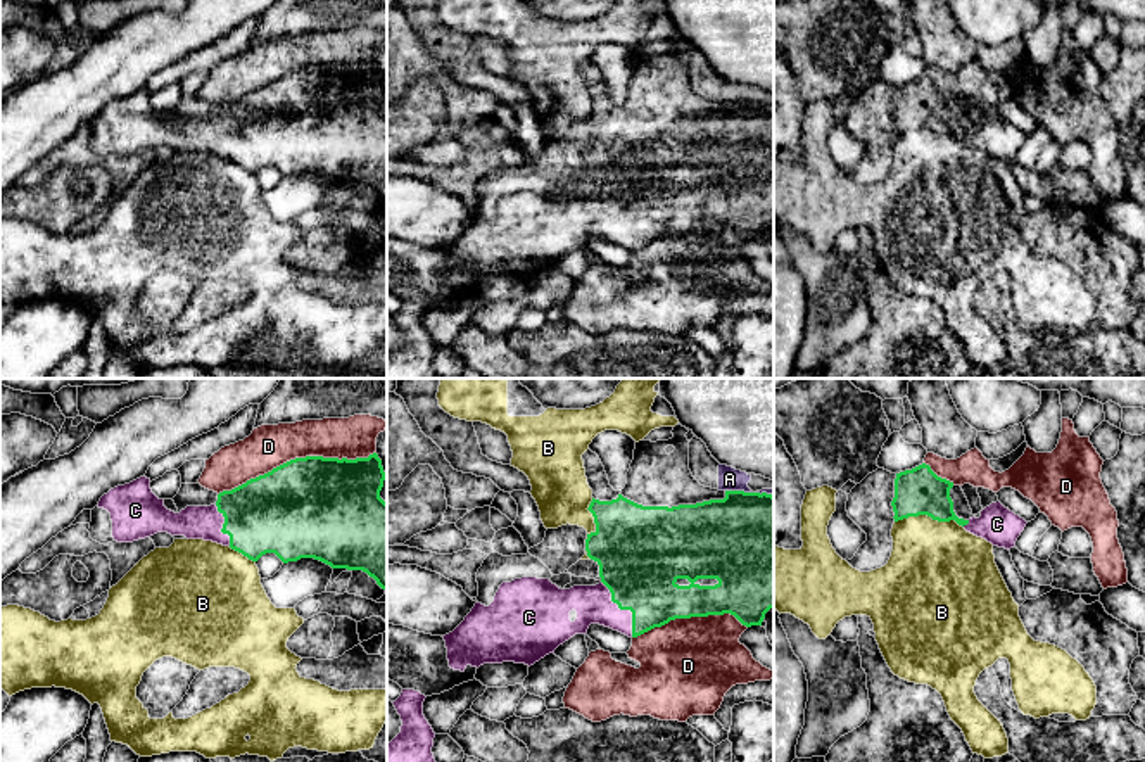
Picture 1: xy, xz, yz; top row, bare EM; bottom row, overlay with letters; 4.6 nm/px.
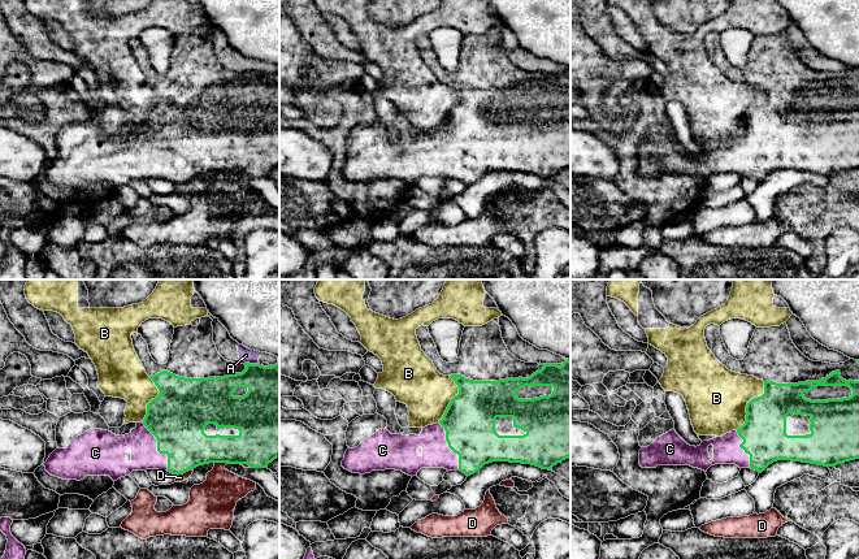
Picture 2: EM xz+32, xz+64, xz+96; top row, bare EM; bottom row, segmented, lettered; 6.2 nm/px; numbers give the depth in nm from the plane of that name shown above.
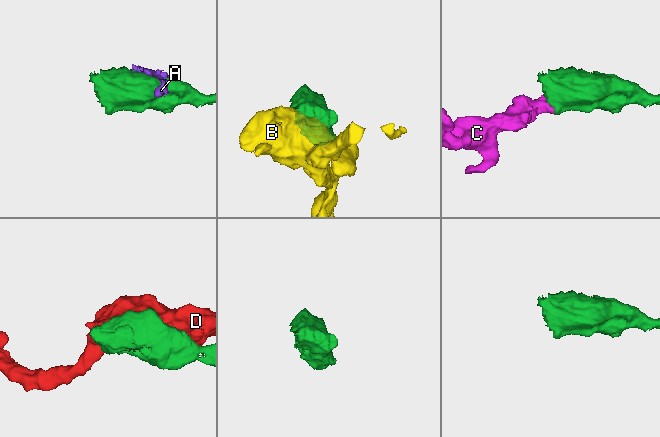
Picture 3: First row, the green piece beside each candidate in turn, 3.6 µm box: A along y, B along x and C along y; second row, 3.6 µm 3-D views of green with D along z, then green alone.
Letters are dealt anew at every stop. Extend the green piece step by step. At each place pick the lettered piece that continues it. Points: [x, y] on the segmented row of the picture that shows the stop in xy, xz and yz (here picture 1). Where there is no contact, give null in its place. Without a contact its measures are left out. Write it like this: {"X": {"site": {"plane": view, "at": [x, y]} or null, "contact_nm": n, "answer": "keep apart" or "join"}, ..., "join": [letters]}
{"A": {"site": {"plane": "xz", "at": [740, 491]}, "contact_nm": 130, "answer": "keep apart"}, "B": {"site": {"plane": "yz", "at": [929, 515]}, "contact_nm": 320, "answer": "keep apart"}, "C": {"site": {"plane": "xz", "at": [624, 609]}, "contact_nm": 300, "answer": "join"}, "D": {"site": {"plane": "xy", "at": [296, 458]}, "contact_nm": 750, "answer": "keep apart"}, "join": ["C"]}

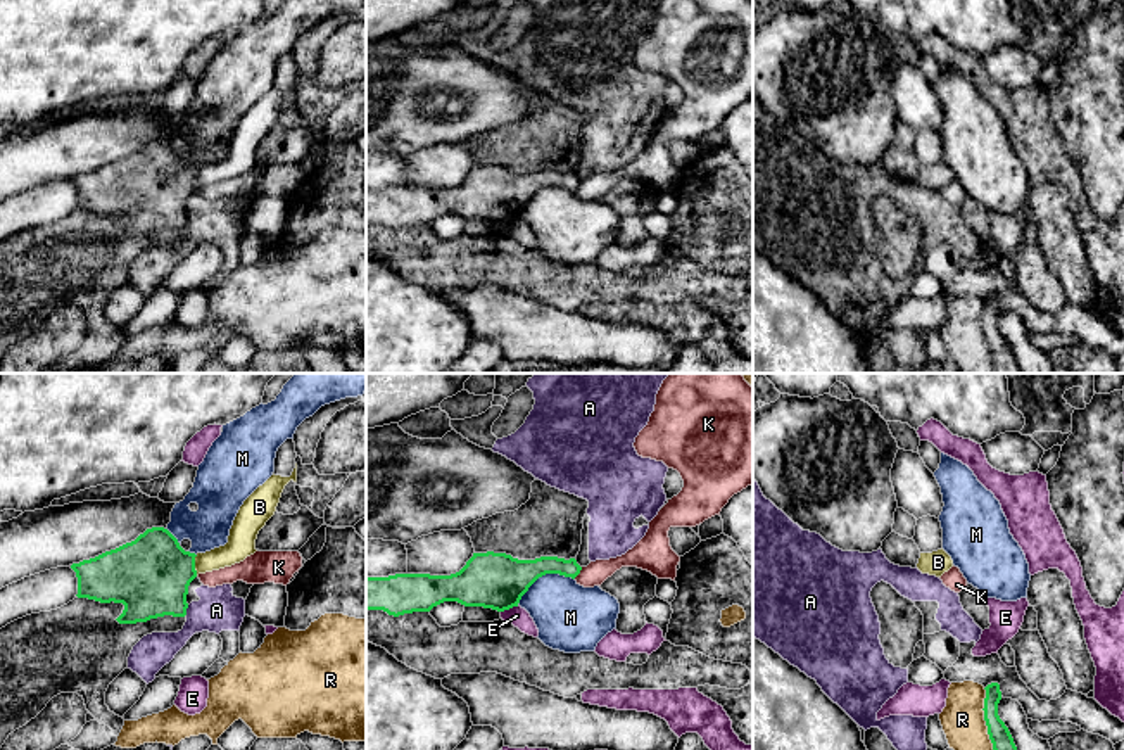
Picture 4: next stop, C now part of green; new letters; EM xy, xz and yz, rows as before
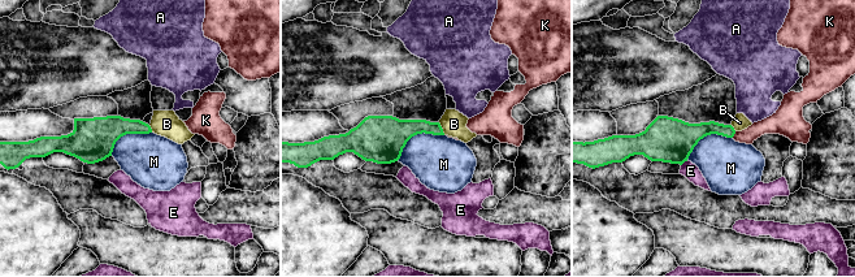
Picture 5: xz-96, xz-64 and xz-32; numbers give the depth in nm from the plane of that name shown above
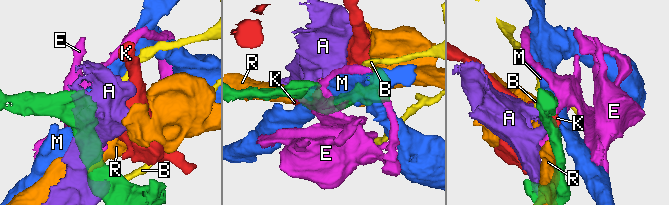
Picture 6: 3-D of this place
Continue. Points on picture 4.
{"A": {"site": {"plane": "xy", "at": [185, 610]}, "contact_nm": 50, "answer": "keep apart"}, "B": {"site": {"plane": "xy", "at": [194, 565]}, "contact_nm": 100, "answer": "keep apart"}, "E": {"site": {"plane": "xz", "at": [510, 607]}, "contact_nm": 90, "answer": "keep apart"}, "K": {"site": {"plane": "xz", "at": [579, 572]}, "contact_nm": 70, "answer": "keep apart"}, "M": {"site": {"plane": "xz", "at": [543, 574]}, "contact_nm": 300, "answer": "keep apart"}, "R": {"site": {"plane": "yz", "at": [985, 719]}, "contact_nm": 300, "answer": "keep apart"}, "join": []}

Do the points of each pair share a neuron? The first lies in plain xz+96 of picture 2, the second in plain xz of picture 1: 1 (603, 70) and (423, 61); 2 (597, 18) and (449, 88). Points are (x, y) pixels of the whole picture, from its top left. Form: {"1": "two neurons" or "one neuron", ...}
{"1": "one neuron", "2": "two neurons"}

